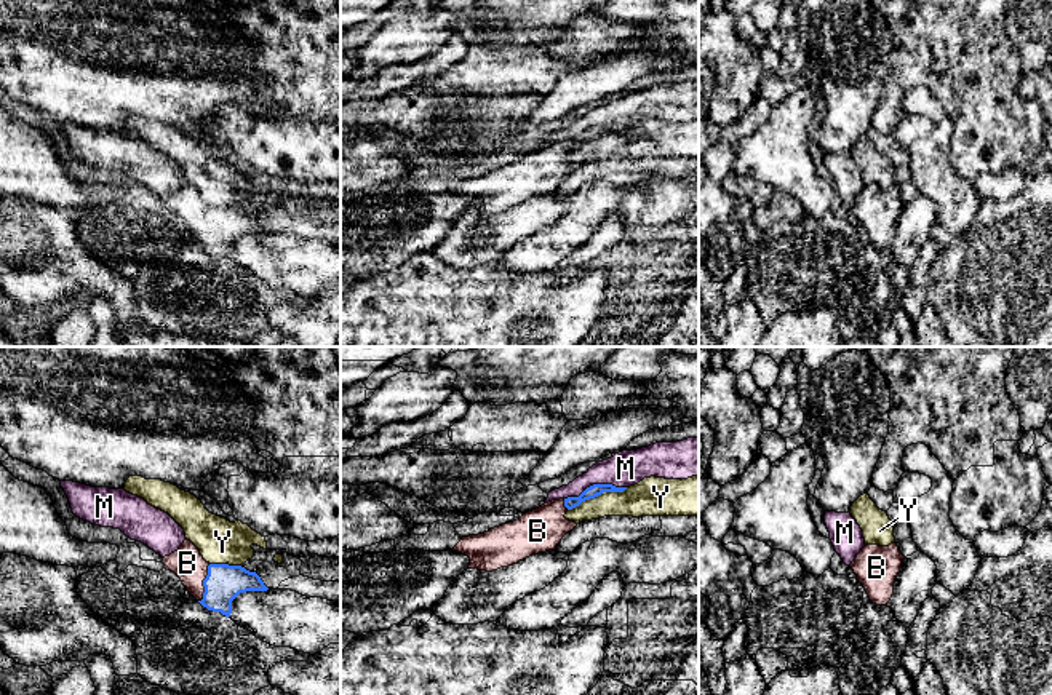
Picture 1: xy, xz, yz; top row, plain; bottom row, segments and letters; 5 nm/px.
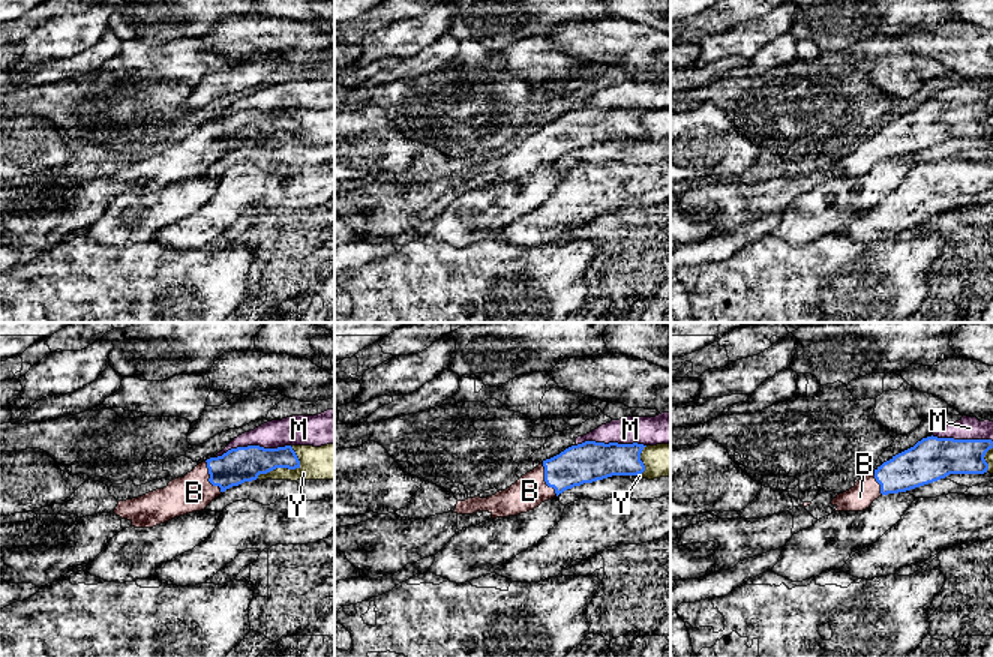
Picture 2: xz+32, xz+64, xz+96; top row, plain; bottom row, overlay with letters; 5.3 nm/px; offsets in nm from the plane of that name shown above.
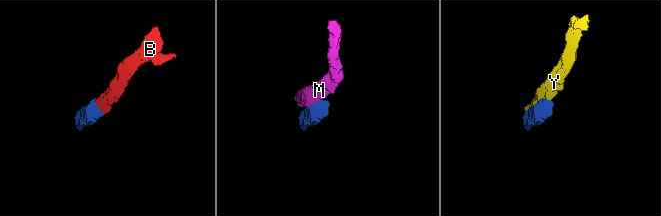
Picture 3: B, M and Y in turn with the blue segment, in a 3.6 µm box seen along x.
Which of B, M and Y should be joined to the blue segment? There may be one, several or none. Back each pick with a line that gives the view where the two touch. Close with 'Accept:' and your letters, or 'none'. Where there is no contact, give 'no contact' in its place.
B: meets blue in xy
Accept: B

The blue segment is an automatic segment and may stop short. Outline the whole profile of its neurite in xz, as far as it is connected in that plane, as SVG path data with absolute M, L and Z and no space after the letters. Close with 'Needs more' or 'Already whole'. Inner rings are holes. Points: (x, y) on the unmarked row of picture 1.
M593 126L579 139L552 142L513 165L484 176L462 179L454 193L470 200L468 211L486 214L513 208L532 197L555 193L561 181L577 168L564 160L568 152L603 134L624 134L625 131L612 126Z. Needs more

